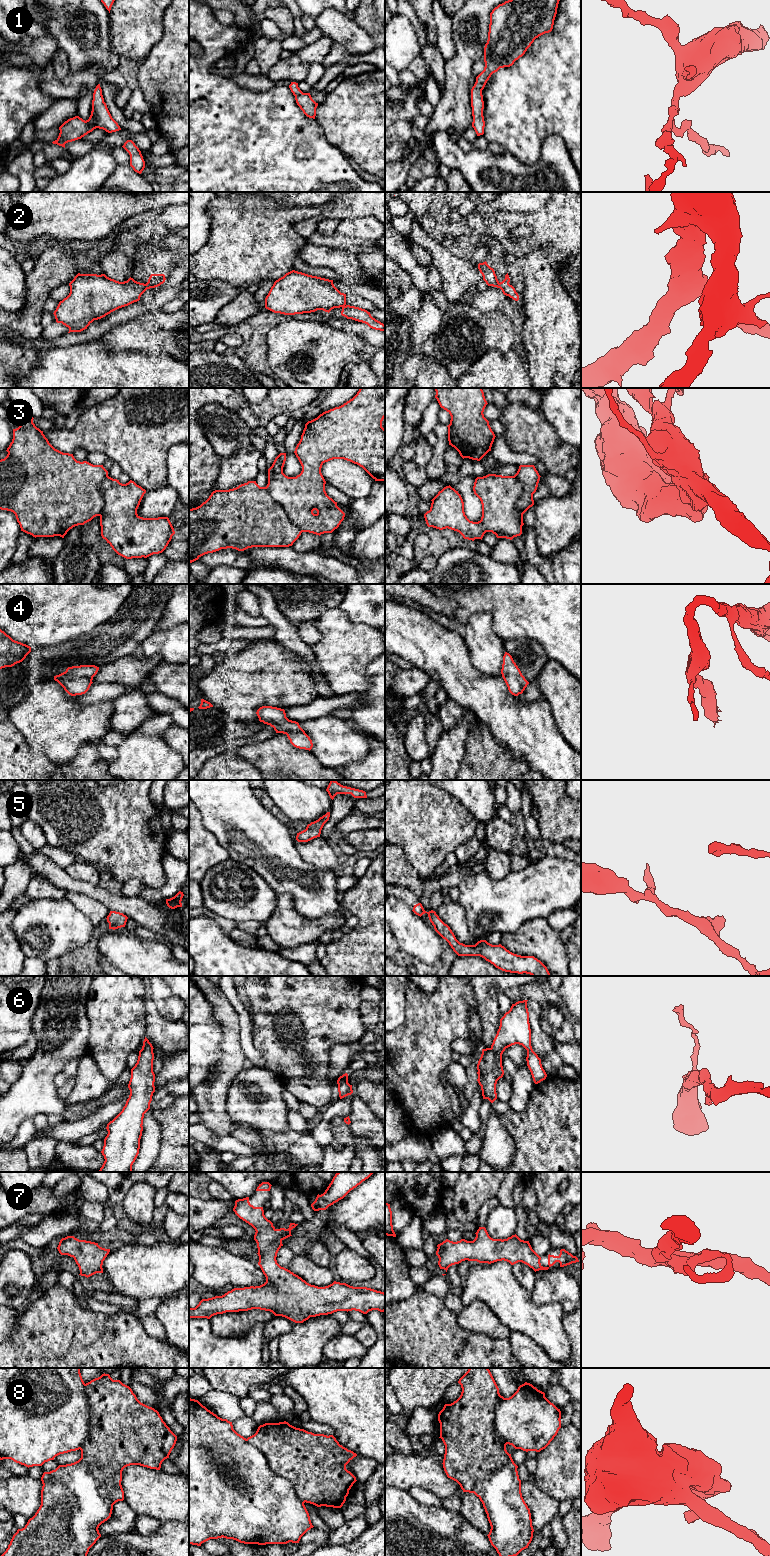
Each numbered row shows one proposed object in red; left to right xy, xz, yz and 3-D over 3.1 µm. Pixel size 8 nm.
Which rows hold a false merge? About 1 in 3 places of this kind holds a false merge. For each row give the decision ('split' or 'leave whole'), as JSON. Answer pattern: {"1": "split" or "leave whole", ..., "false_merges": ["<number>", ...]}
{"1": "leave whole", "2": "split", "3": "leave whole", "4": "leave whole", "5": "leave whole", "6": "leave whole", "7": "leave whole", "8": "split", "false_merges": ["2", "8"]}

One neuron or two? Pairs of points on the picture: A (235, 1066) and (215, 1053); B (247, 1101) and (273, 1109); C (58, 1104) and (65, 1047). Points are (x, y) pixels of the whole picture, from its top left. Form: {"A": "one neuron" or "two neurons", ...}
{"A": "two neurons", "B": "one neuron", "C": "one neuron"}

